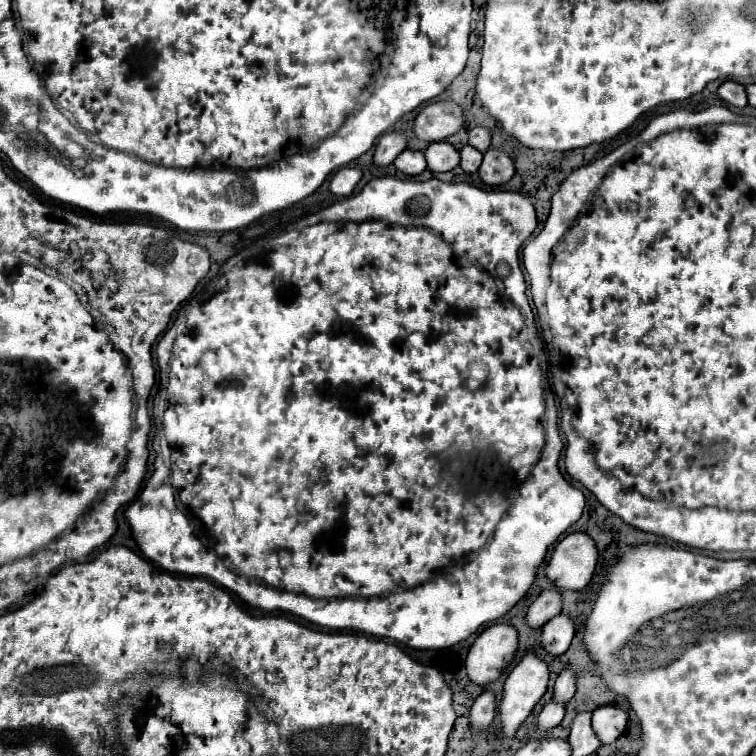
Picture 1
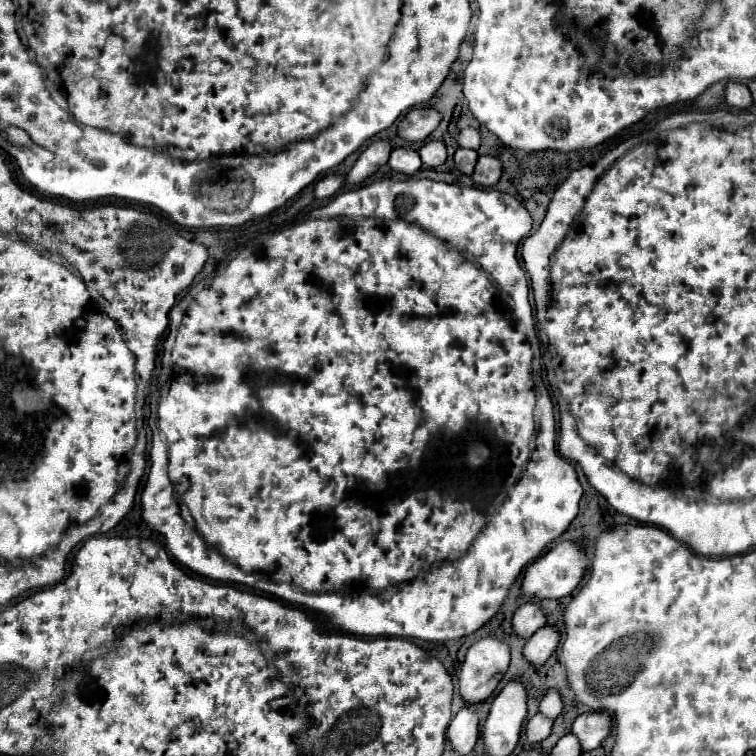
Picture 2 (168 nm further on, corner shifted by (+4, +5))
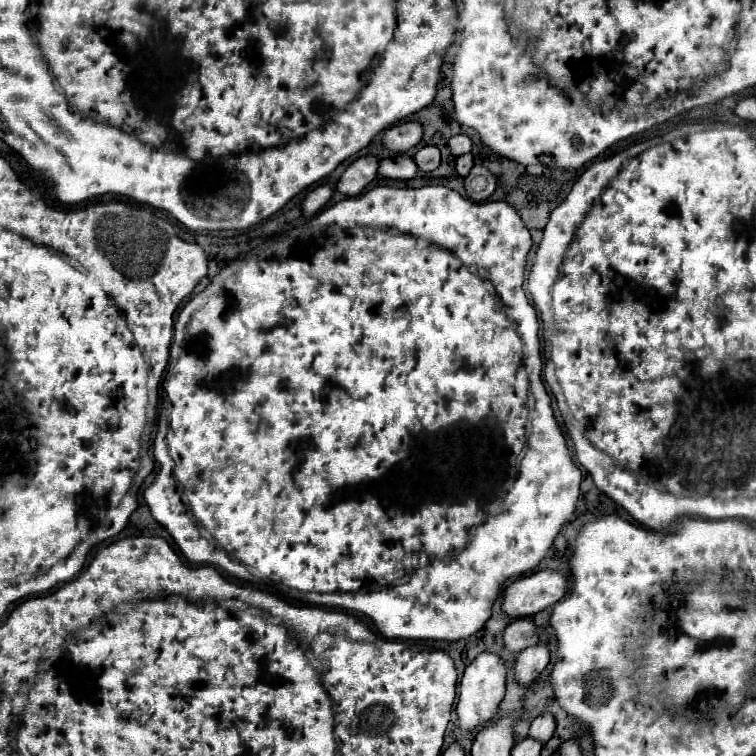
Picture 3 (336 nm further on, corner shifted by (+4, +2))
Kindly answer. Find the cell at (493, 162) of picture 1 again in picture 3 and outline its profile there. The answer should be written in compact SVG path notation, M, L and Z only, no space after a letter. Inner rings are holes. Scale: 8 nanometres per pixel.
M474 166L470 176L464 180L464 186L474 202L482 202L488 200L496 190L496 176L484 166Z

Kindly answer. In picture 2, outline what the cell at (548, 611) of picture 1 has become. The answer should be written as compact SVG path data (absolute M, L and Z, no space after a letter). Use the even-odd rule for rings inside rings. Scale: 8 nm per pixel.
M526 603L518 607L518 611L512 617L512 629L522 639L532 637L544 625L546 625L546 615L536 603Z

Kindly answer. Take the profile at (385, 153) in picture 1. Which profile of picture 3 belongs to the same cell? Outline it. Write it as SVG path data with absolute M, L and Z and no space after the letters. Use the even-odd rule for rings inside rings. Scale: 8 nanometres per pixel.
M360 156L356 158L348 170L342 174L342 178L336 184L336 190L344 196L356 196L364 190L366 184L370 184L378 174L380 160L376 156Z

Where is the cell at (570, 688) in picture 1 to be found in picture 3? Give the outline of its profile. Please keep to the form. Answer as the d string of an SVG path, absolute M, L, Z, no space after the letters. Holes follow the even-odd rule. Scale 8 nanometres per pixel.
M544 712L544 714L540 714L538 718L534 718L528 736L540 738L542 742L548 742L548 740L552 738L552 734L554 734L554 726L556 726L554 716L552 716L550 712Z

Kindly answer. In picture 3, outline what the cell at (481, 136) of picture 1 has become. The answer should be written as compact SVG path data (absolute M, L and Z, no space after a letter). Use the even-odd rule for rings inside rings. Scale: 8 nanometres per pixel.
M460 134L460 136L452 136L448 140L448 146L454 156L460 156L460 154L466 154L472 150L472 140L466 134Z

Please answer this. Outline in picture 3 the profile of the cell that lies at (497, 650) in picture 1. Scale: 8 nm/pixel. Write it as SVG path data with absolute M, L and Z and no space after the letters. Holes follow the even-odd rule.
M482 652L474 658L470 666L466 666L464 676L460 680L460 692L458 692L458 704L456 704L458 724L462 730L472 730L494 718L496 708L504 698L504 690L506 690L504 684L506 684L506 664L498 654Z

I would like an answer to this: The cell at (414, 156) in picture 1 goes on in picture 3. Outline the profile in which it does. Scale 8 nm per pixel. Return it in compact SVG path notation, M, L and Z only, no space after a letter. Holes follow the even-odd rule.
M396 154L380 162L380 176L392 180L410 180L416 176L416 162L408 154Z

